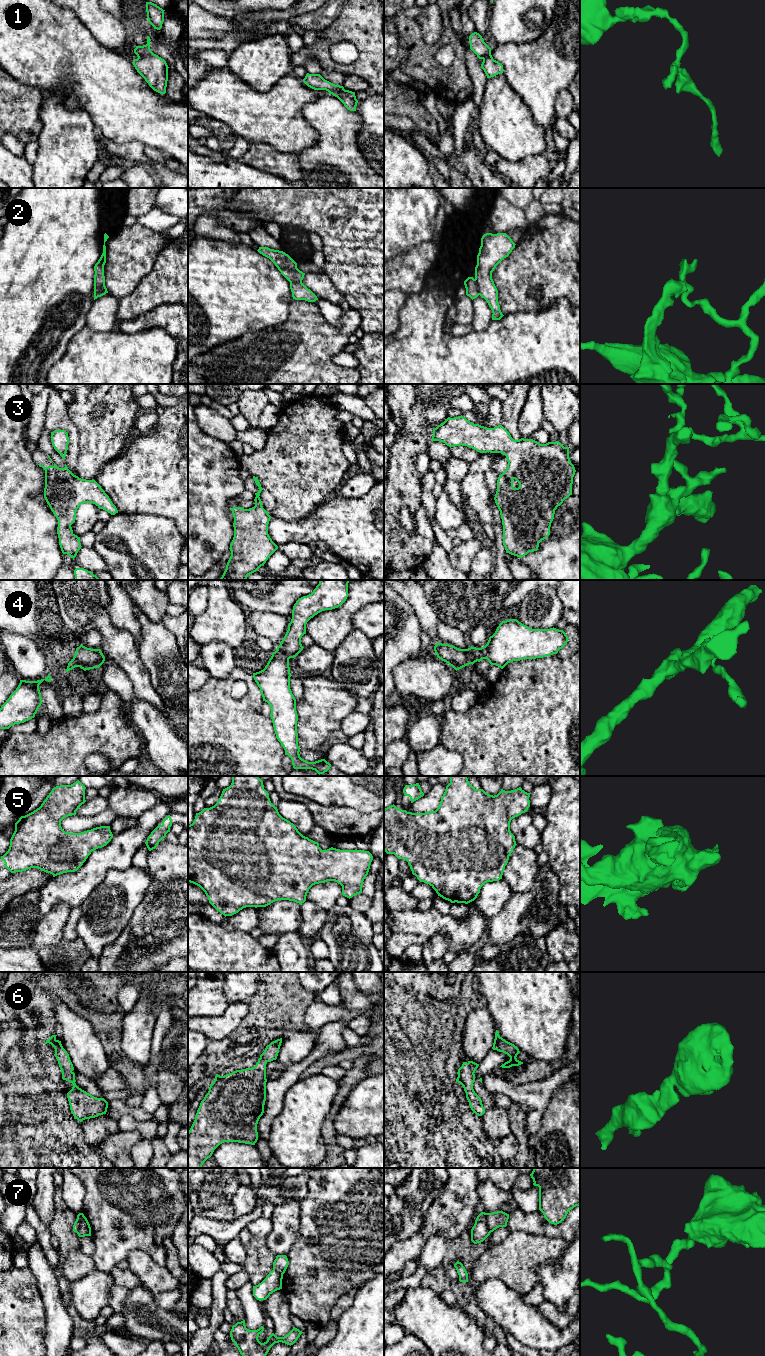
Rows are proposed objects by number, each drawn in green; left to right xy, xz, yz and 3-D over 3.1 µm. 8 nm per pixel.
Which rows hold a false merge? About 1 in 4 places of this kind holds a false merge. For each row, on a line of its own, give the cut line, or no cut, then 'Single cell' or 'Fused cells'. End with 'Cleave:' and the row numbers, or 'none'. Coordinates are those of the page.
1: Split along xy (150, 49), (138, 58). Fused cells
2: Split along yz (474, 279), (479, 294). Fused cells
3: No split. Single cell
4: No split. Single cell
5: No split. Single cell
6: No split. Single cell
7: Split along xy (82, 1213), (79, 1228), (76, 1232). Fused cells
Cleave: 1, 2, 7

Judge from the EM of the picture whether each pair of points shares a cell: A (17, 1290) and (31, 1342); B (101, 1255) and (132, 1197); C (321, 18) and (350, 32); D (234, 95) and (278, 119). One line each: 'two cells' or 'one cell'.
A: one cell
B: one cell
C: two cells
D: one cell

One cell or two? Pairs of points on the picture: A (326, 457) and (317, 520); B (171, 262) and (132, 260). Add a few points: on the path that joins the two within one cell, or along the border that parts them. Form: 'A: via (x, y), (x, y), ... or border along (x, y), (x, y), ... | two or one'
A: border along (327, 500), (322, 502), (306, 517), (300, 519) | two
B: border along (168, 242), (158, 254), (153, 268), (141, 281) | two

